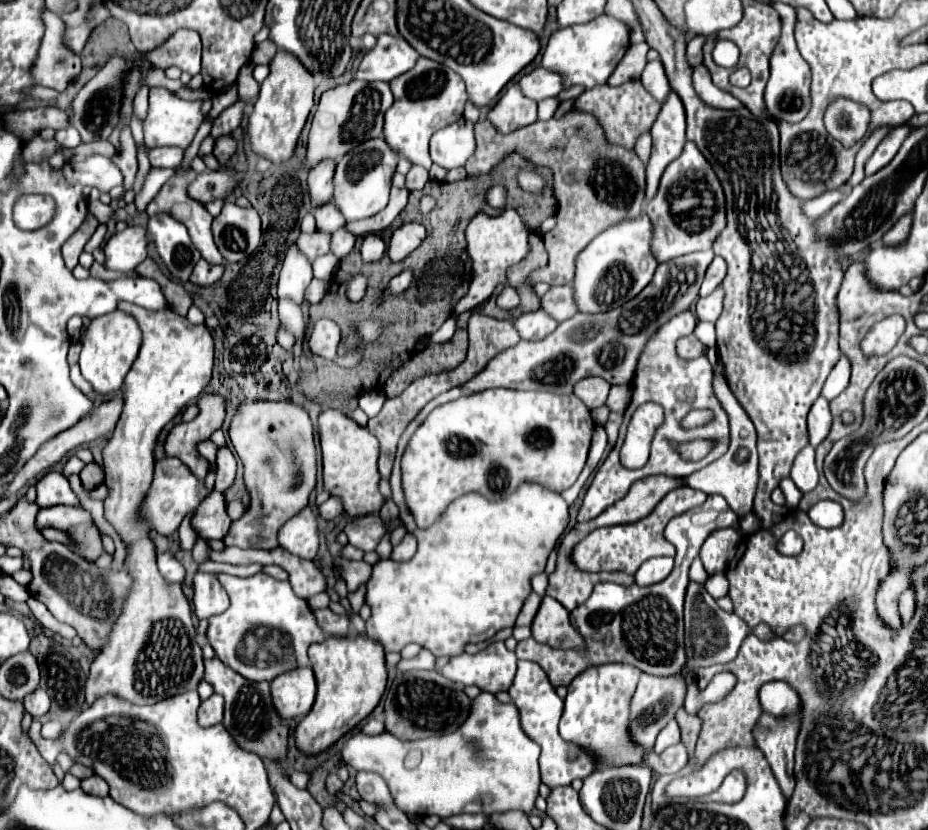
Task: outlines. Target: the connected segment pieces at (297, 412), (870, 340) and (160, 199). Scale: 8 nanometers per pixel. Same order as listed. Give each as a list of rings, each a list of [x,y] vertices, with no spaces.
[[[244,401],[238,405],[236,415],[232,417],[228,429],[230,441],[244,463],[244,479],[250,491],[250,507],[246,515],[240,519],[240,525],[232,525],[228,535],[224,537],[224,545],[234,545],[242,549],[274,549],[278,547],[276,533],[286,523],[286,519],[294,517],[300,509],[308,505],[308,497],[316,487],[316,447],[314,447],[314,427],[304,407],[292,401]]]
[[[888,317],[886,321],[878,323],[878,327],[874,327],[868,337],[864,339],[862,347],[864,353],[870,355],[886,355],[900,339],[900,335],[906,329],[906,321],[902,317]]]
[[[192,169],[188,171],[186,177],[180,177],[180,175],[176,173],[176,175],[160,189],[160,193],[156,195],[156,199],[148,205],[146,213],[148,213],[150,217],[154,217],[154,215],[158,215],[158,213],[168,213],[168,215],[172,215],[174,219],[182,221],[182,223],[188,227],[190,237],[194,239],[194,245],[196,245],[196,249],[202,253],[202,257],[204,257],[208,263],[222,263],[222,267],[226,267],[228,263],[226,263],[226,259],[222,259],[222,255],[220,255],[220,251],[218,251],[218,247],[214,245],[214,239],[212,239],[212,229],[210,229],[210,225],[212,225],[212,215],[204,209],[202,203],[192,201],[192,199],[186,195],[186,185],[188,185],[190,181],[194,181],[194,177],[196,177],[196,173],[194,173]]]

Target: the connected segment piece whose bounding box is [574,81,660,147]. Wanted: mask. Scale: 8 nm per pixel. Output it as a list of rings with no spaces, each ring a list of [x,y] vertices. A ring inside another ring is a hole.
[[[626,83],[622,87],[608,87],[608,85],[598,85],[594,89],[588,89],[584,95],[580,95],[576,99],[576,109],[598,115],[598,121],[602,123],[606,137],[610,139],[610,143],[614,145],[622,145],[622,147],[634,147],[638,135],[644,131],[644,125],[652,123],[652,115],[658,115],[660,105],[646,95],[646,91],[642,89],[642,83]]]

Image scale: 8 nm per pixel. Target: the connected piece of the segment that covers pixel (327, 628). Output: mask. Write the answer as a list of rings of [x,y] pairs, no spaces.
[[[328,607],[326,609],[316,609],[314,615],[316,615],[316,621],[326,635],[338,635],[338,637],[348,635],[350,623],[348,623],[346,615],[336,615]]]

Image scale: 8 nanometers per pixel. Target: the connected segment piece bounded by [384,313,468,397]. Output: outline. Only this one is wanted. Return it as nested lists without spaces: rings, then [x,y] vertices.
[[[462,313],[458,317],[458,329],[454,333],[454,337],[444,343],[444,345],[436,345],[436,347],[426,347],[420,353],[414,353],[410,361],[406,361],[400,369],[396,369],[386,385],[384,385],[384,393],[388,397],[396,397],[402,393],[402,389],[406,389],[414,379],[430,373],[442,373],[442,371],[452,371],[452,367],[458,367],[464,359],[466,359],[466,349],[468,349],[468,341],[466,341],[466,313]]]

